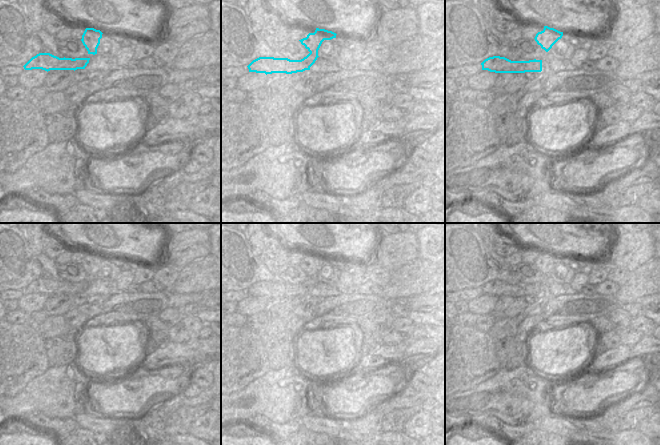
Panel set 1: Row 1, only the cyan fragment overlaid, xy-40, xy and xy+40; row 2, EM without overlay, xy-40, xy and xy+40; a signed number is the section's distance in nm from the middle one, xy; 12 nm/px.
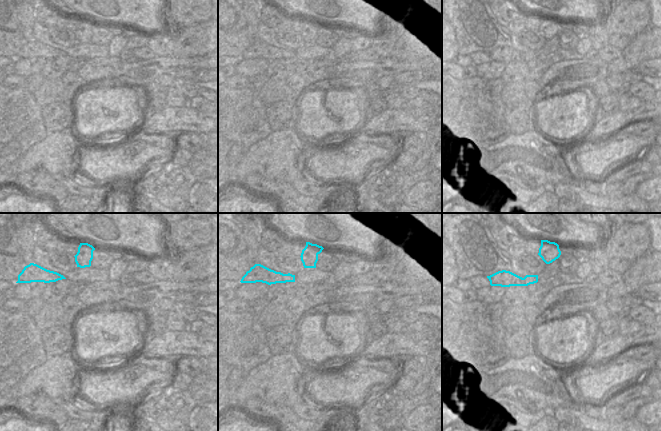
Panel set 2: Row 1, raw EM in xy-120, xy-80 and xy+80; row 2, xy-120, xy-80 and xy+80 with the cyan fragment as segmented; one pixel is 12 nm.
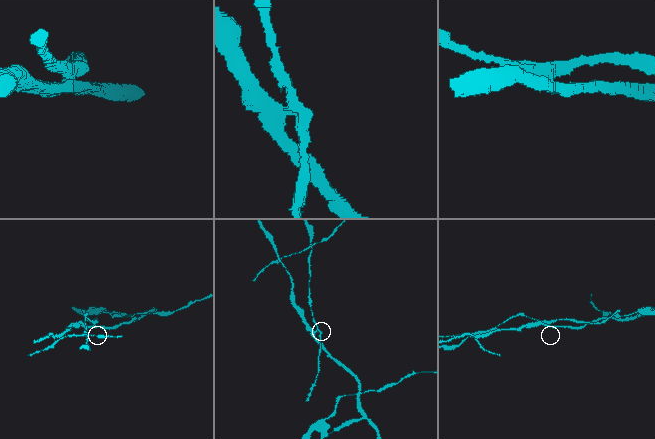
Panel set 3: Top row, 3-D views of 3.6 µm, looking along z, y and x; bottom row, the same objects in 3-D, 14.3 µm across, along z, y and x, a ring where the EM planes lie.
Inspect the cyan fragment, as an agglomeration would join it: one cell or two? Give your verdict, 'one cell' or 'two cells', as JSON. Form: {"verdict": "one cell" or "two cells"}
{"verdict": "two cells"}

